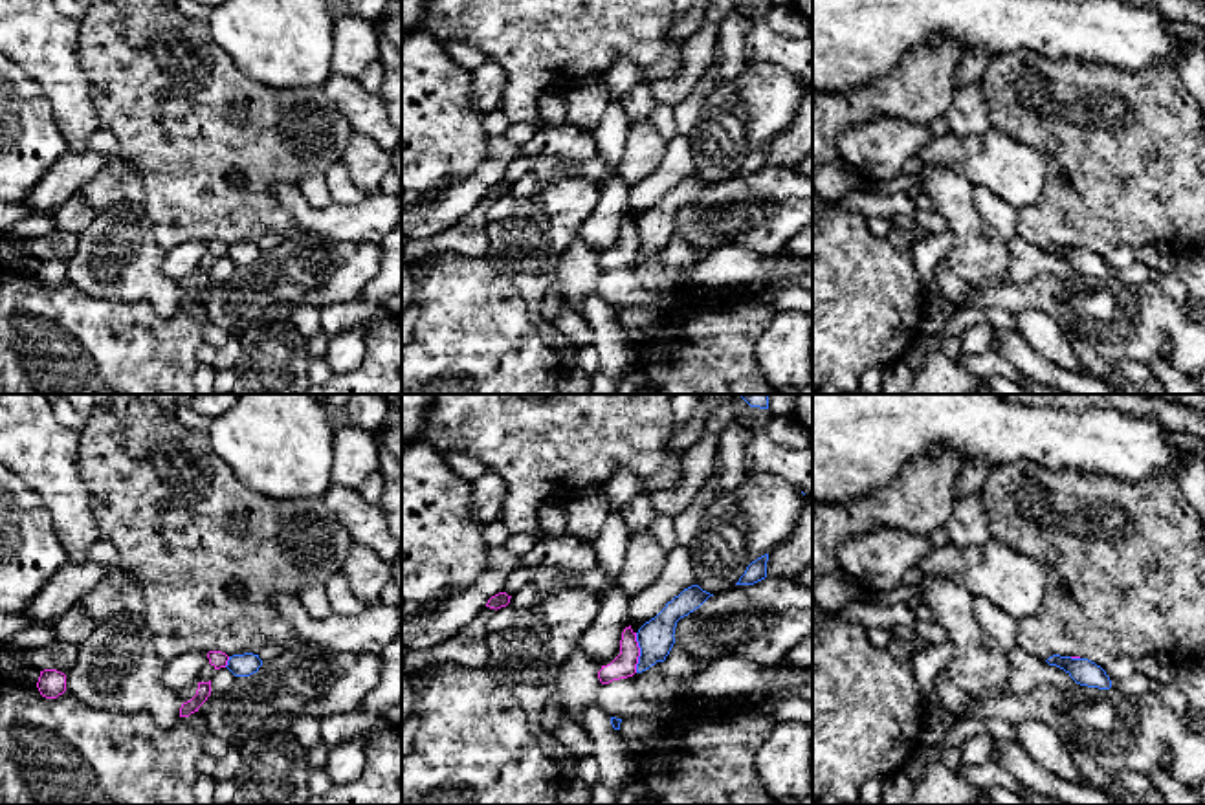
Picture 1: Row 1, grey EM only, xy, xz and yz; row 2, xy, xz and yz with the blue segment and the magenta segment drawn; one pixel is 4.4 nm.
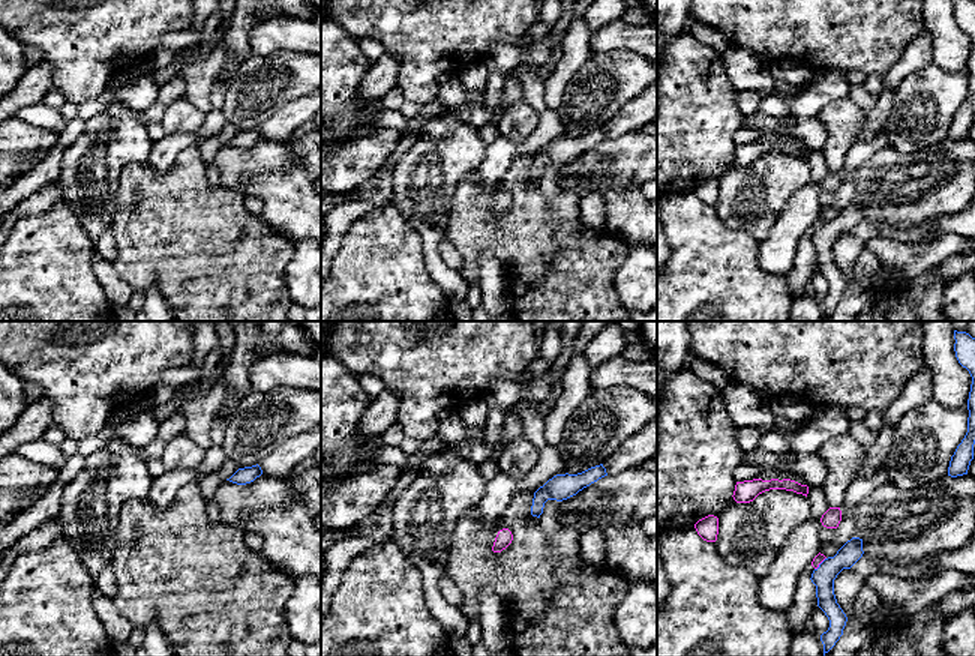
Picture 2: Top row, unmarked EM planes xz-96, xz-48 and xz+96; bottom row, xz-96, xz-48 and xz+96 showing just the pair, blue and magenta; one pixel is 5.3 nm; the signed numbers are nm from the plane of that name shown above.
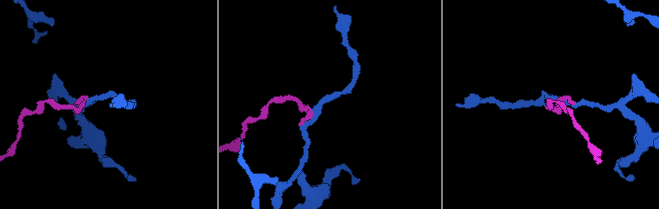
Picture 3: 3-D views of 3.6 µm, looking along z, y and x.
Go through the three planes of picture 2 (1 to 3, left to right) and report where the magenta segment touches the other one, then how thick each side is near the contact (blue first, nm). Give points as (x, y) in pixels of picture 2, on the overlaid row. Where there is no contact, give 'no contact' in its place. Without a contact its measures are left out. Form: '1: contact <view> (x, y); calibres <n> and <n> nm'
1: no contact
2: no contact
3: contact xz+96 (821, 563); calibres 120 and 50 nm

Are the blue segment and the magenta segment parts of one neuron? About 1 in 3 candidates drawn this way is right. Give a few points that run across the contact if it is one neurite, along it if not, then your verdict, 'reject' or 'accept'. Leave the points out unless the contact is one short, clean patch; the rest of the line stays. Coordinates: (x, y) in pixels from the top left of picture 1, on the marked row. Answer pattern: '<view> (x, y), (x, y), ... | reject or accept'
xz (635, 633), (639, 648), (637, 672) | reject

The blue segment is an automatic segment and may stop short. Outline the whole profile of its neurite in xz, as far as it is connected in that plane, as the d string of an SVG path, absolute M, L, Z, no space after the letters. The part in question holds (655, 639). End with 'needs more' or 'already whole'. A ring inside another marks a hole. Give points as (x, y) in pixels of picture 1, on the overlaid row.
M699 585L684 589L679 596L666 603L666 607L649 622L646 622L638 633L636 642L640 647L640 656L636 664L636 673L642 673L664 662L675 644L677 622L695 609L699 609L710 596Z; already whole

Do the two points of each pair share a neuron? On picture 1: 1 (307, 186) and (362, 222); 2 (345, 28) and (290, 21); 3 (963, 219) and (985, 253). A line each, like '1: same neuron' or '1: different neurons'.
1: different neurons
2: different neurons
3: same neuron

